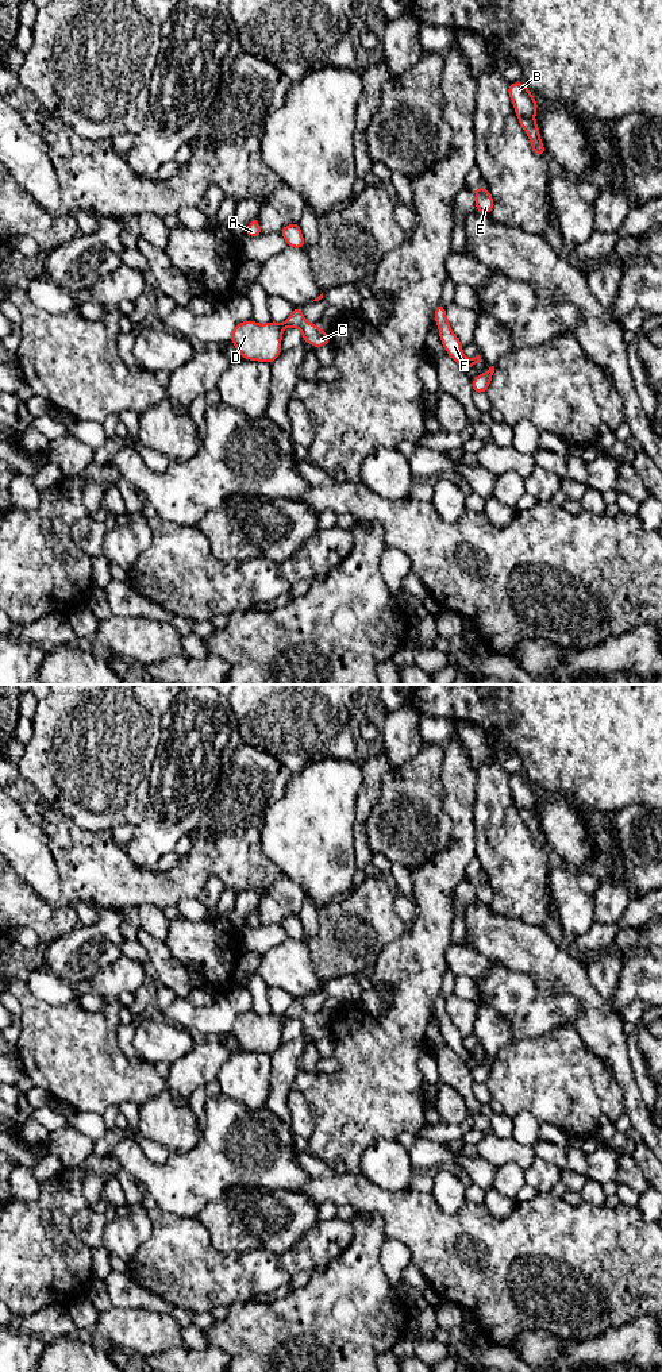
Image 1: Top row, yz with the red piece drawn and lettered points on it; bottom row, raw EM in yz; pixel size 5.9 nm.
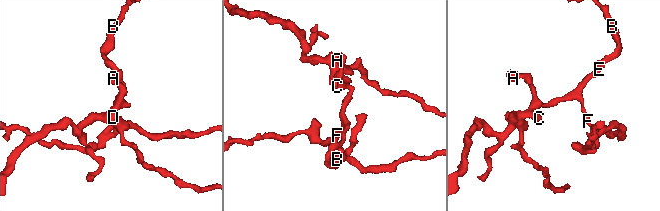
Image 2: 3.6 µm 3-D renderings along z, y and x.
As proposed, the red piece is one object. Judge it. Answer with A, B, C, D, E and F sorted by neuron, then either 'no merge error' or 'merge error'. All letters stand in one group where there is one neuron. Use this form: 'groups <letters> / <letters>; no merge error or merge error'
groups A B C D E F; no merge error

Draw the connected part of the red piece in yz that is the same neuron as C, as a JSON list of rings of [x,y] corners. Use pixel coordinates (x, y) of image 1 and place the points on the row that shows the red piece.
[[[301,307],[293,309],[284,323],[257,324],[253,320],[239,323],[231,332],[231,342],[245,359],[272,362],[282,352],[281,338],[286,327],[299,328],[303,340],[316,348],[330,343],[330,335],[319,325],[312,325],[303,316]]]

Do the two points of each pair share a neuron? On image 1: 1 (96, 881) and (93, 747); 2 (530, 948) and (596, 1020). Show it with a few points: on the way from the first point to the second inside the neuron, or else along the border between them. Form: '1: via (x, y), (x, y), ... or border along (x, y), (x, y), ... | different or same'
1: border along (66, 816), (81, 828), (110, 831) | different
2: via (550, 966), (564, 974), (589, 999) | same

